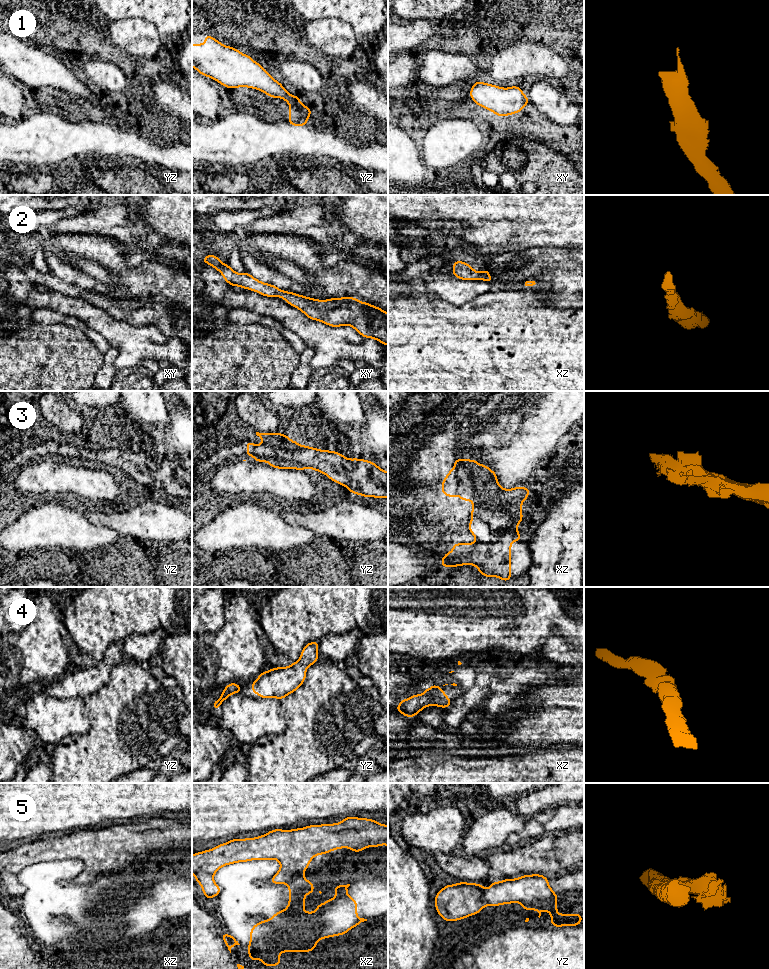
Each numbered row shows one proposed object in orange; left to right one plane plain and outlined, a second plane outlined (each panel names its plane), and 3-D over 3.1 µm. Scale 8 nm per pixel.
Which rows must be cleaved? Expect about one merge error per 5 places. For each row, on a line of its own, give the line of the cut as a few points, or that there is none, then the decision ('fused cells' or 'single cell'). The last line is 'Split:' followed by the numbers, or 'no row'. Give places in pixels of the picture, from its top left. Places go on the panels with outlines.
1: cut none; single cell
2: cut none; single cell
3: cut none; single cell
4: cut none; single cell
5: cut xz (302, 874), (293, 876), (286, 883); fused cells
Split: 5

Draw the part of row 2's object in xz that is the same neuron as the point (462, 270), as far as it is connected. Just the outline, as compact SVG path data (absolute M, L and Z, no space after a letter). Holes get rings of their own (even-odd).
M454 261L452 273L455 277L462 280L484 280L493 282L488 269L483 272L476 272L468 263L462 261Z

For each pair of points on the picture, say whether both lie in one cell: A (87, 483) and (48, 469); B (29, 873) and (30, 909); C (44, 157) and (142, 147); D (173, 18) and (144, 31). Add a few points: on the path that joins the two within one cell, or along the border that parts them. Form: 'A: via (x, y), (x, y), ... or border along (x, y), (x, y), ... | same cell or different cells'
A: via (77, 481), (58, 477) | same cell
B: via (31, 882), (31, 900) | same cell
C: via (68, 147), (118, 147) | same cell
D: border along (132, 18), (141, 18), (149, 21), (161, 35) | different cells

